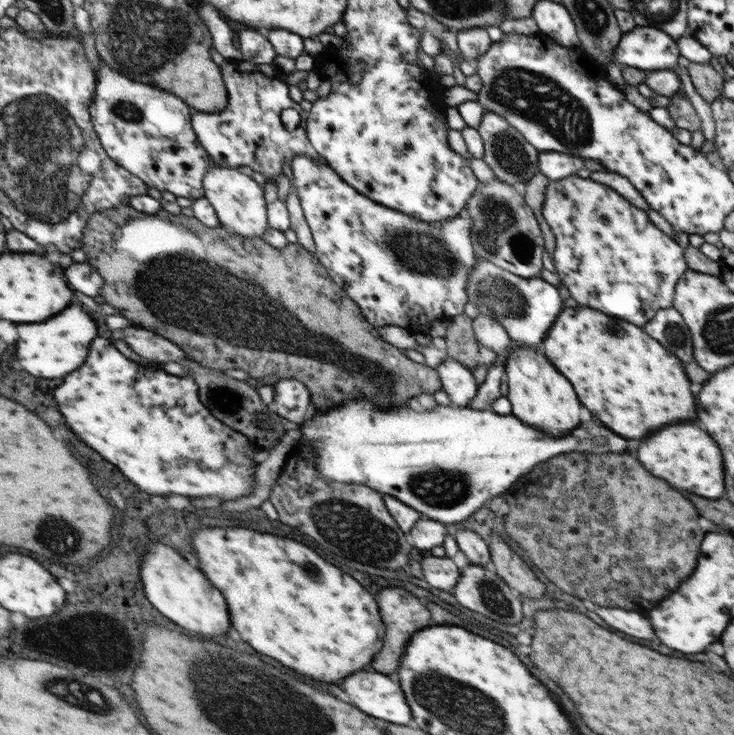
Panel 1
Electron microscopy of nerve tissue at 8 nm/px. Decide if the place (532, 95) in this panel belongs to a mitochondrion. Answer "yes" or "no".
yes

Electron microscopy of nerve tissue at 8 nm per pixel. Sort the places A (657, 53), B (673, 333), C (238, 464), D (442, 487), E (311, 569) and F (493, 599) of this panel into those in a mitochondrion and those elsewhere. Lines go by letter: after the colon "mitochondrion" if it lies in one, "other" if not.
A: other
B: mitochondrion
C: other
D: mitochondrion
E: mitochondrion
F: mitochondrion

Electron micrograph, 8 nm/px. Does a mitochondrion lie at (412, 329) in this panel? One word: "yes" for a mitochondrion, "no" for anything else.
no

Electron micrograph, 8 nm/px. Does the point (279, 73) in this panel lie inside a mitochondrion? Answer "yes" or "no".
no

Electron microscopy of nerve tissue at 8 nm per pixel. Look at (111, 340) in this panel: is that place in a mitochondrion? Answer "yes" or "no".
no

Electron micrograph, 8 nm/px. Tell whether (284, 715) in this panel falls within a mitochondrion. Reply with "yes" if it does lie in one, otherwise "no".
yes

